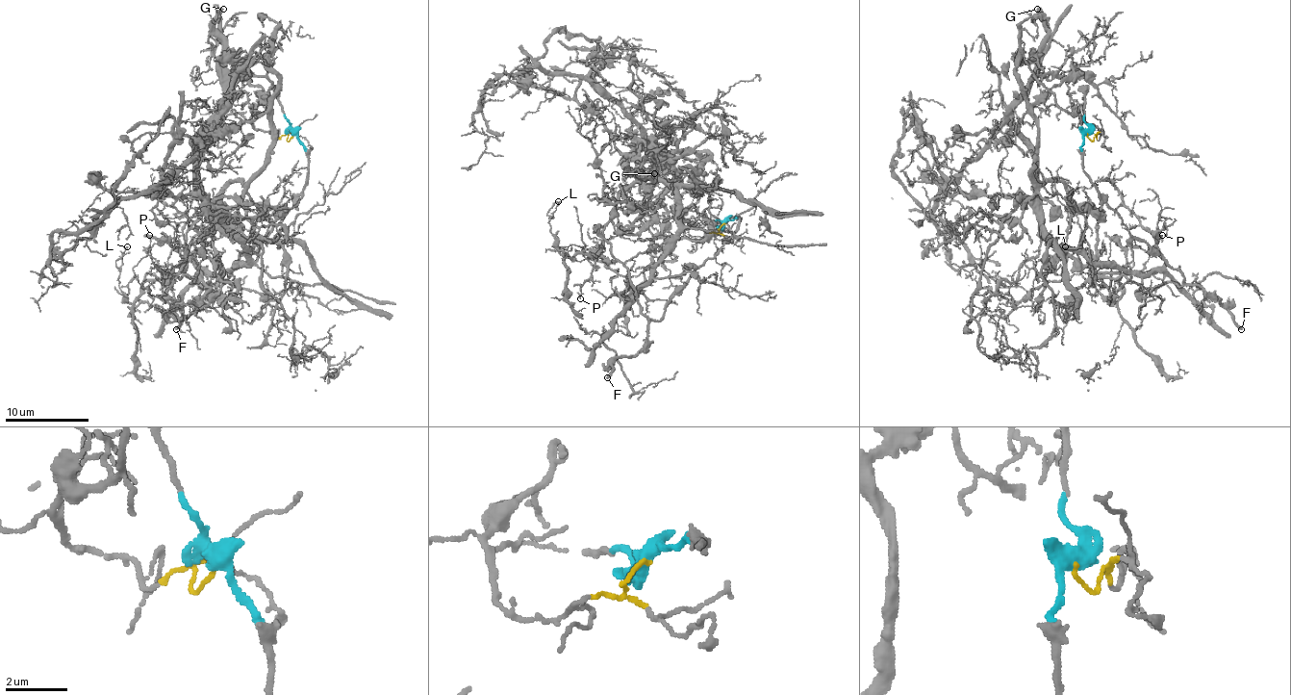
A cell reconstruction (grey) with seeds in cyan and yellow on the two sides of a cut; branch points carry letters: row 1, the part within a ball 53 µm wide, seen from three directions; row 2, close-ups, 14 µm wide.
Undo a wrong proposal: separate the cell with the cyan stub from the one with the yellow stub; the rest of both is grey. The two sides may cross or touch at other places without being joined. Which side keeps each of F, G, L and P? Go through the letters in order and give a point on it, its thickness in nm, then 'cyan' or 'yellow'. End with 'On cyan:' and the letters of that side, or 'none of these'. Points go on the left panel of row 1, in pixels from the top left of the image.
F: (176, 329) | 280 nm | cyan
G: (223, 9) | 480 nm | yellow
L: (127, 246) | 110 nm | yellow
P: (149, 235) | 170 nm | yellow
On cyan: F

